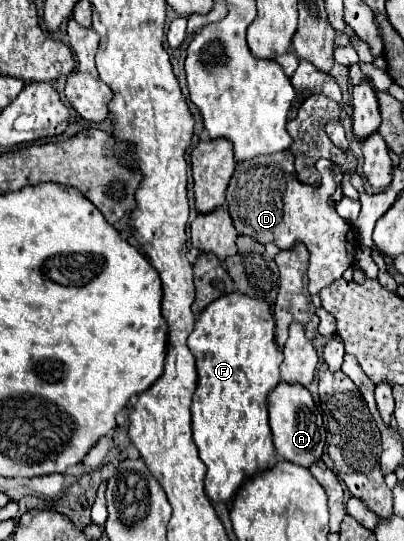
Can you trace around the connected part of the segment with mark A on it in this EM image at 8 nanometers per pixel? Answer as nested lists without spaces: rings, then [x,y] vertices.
[[[281,382],[269,394],[269,424],[273,430],[273,442],[277,448],[277,456],[289,460],[297,466],[309,468],[315,460],[321,460],[325,448],[325,426],[321,414],[313,402],[311,392],[301,384],[287,384]]]

